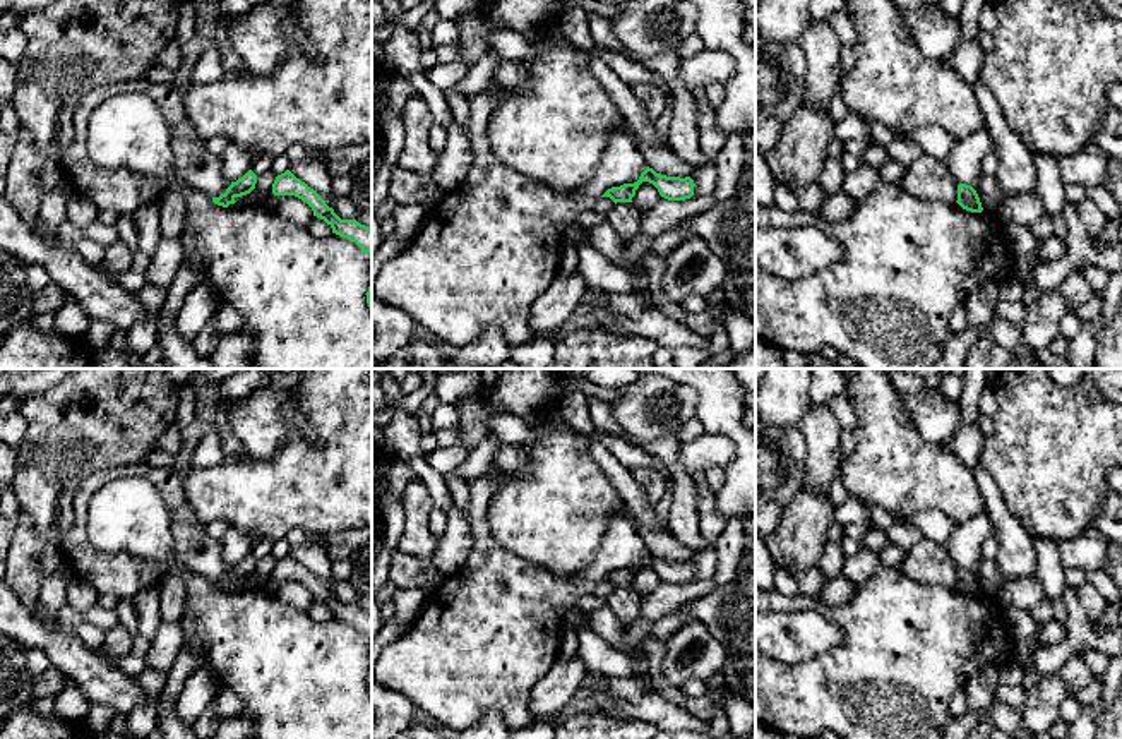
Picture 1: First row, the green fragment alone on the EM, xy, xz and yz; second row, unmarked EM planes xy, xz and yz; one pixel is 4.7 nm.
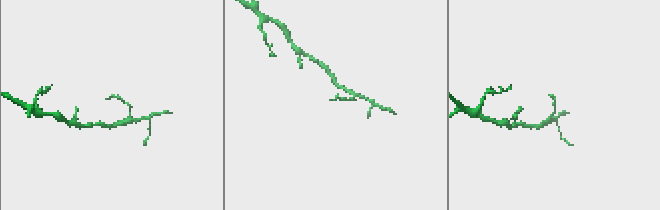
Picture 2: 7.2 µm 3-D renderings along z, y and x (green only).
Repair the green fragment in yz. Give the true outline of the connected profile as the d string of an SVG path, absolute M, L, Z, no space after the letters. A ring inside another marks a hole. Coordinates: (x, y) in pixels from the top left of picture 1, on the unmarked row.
M959 568L958 569L958 585L956 585L963 593L971 595L971 597L982 597L982 586L976 578L976 574L971 569Z

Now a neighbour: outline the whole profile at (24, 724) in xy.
M31 708L9 715L0 724L0 739L91 739L86 727L57 713L41 717Z

